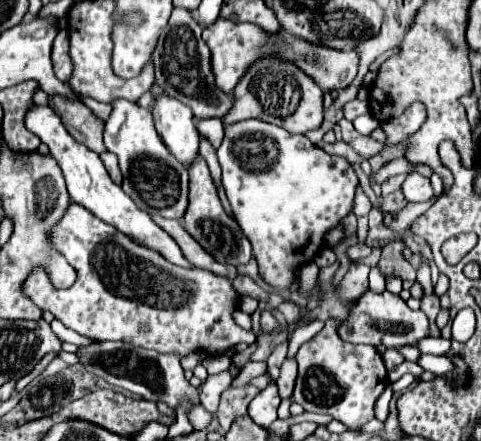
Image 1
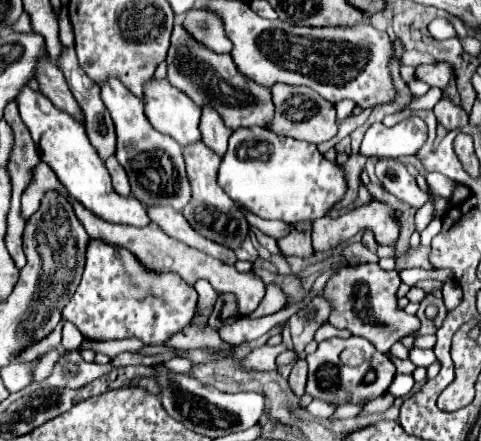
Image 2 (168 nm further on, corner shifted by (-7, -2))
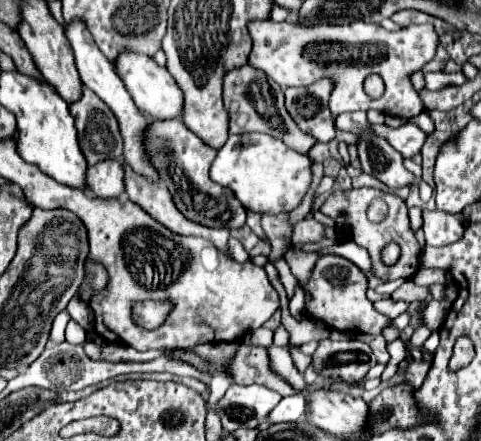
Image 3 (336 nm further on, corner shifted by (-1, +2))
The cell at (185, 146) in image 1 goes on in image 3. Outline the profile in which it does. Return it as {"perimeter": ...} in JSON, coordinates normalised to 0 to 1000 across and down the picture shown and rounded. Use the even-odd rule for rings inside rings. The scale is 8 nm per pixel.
{"perimeter":[[[258,118],[254,132],[241,141],[241,163],[254,177],[262,204],[270,209],[279,236],[287,249],[316,272],[362,272],[378,268],[378,245],[383,245],[383,218],[353,163],[337,150],[328,150],[316,132],[283,122],[283,118]]]}

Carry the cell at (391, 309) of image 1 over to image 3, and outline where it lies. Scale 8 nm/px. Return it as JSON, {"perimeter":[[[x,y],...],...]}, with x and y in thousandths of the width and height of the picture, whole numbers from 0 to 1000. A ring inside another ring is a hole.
{"perimeter":[[[686,576],[665,580],[653,608],[653,621],[640,639],[640,658],[649,680],[636,685],[636,712],[657,717],[678,730],[682,744],[728,748],[728,753],[757,753],[757,757],[794,757],[798,744],[811,739],[811,721],[790,712],[773,685],[765,680],[765,626],[728,590]]]}

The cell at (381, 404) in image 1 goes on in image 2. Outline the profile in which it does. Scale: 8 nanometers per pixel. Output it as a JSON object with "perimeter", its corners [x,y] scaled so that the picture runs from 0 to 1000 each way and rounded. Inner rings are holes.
{"perimeter":[[[823,848],[823,857],[819,857],[819,866],[811,871],[811,893],[819,893],[823,902],[827,898],[840,898],[840,893],[848,893],[852,884],[857,884],[857,875],[861,875],[861,857],[857,857],[857,848]]]}

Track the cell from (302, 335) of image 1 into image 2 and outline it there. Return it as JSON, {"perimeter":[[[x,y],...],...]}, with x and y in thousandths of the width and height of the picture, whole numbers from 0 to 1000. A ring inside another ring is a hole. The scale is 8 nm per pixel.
{"perimeter":[[[669,735],[661,748],[657,748],[657,757],[653,757],[653,771],[657,776],[669,776],[669,771],[678,771],[678,766],[728,766],[732,757],[723,753],[723,748],[703,748],[703,744],[694,744],[690,735]]]}

